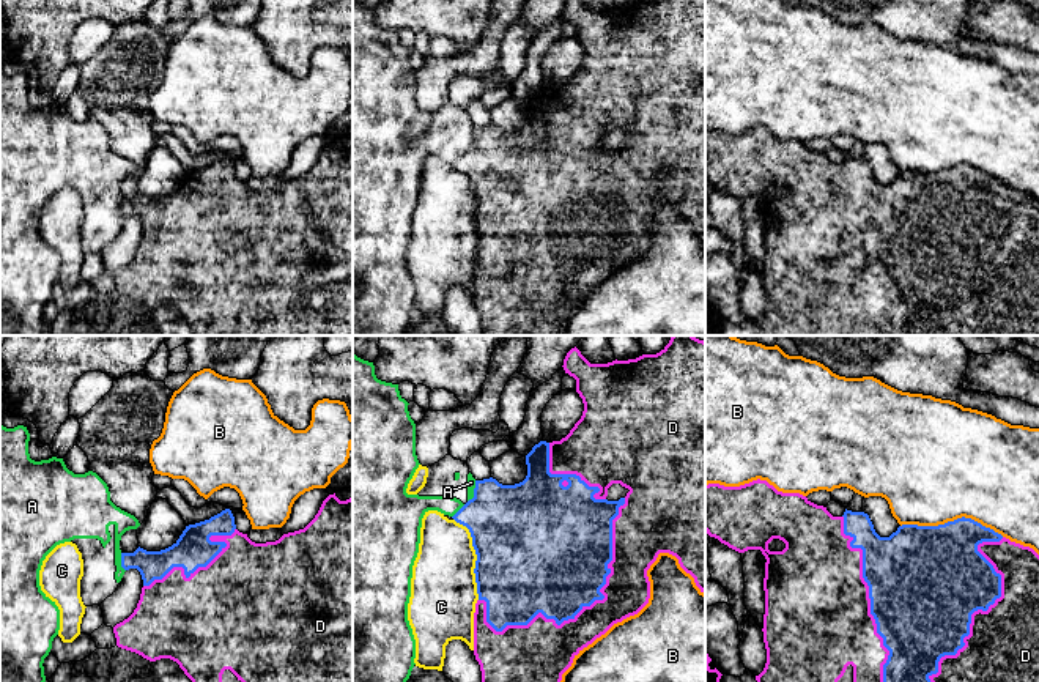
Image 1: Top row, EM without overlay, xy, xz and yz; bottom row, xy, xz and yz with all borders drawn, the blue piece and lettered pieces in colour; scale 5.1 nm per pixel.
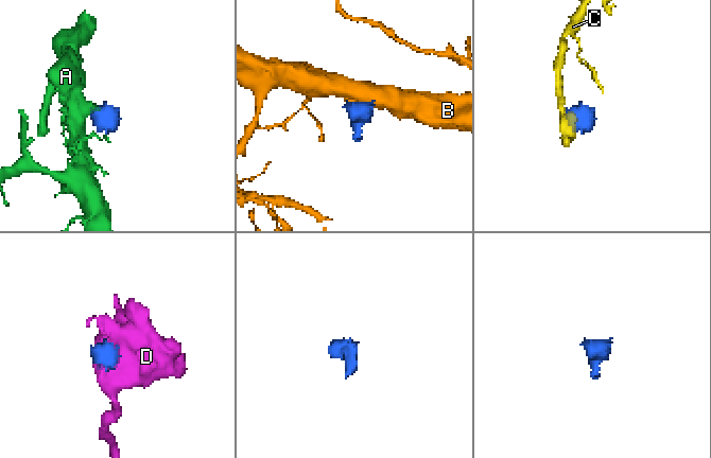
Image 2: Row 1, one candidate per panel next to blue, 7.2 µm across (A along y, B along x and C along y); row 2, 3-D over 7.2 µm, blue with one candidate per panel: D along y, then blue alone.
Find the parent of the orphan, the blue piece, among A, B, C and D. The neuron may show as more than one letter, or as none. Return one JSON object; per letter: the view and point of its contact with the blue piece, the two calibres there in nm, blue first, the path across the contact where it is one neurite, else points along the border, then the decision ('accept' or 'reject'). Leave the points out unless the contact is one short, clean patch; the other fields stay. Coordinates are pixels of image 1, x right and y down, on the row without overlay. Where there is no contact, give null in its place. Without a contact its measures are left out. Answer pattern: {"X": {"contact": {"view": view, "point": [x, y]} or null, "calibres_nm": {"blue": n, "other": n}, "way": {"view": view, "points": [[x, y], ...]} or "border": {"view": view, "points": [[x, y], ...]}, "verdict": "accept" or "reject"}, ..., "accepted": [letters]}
{"A": {"contact": {"view": "xz", "point": [474, 139]}, "calibres_nm": {"blue": 420, "other": 50}, "border": {"view": "xz", "points": [[476, 128], [473, 144], [468, 148]]}, "verdict": "reject"}, "B": {"contact": {"view": "yz", "point": [953, 169]}, "calibres_nm": {"blue": 440, "other": 480}, "verdict": "reject"}, "C": {"contact": {"view": "xz", "point": [477, 205]}, "calibres_nm": {"blue": 500, "other": 340}, "verdict": "reject"}, "D": {"contact": {"view": "xz", "point": [594, 248]}, "calibres_nm": {"blue": 480, "other": 240}, "verdict": "accept"}, "accepted": ["D"]}

